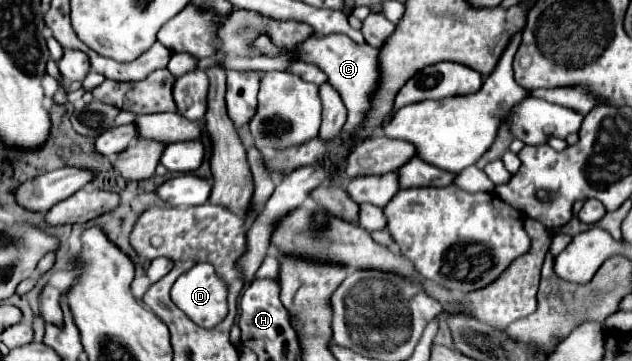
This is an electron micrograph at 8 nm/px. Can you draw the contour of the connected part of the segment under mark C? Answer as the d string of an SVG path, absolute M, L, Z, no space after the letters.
M262 34L252 42L252 48L256 48L256 56L278 58L278 56L290 54L296 62L310 62L310 64L318 66L328 76L328 82L340 92L340 96L348 108L348 122L344 124L342 134L348 136L356 126L360 126L360 122L364 120L364 112L368 112L368 108L370 108L368 96L372 94L372 90L376 86L376 78L378 78L378 70L376 70L378 48L372 48L368 44L356 44L344 34L328 34L328 36L312 34L304 42L296 44L294 48L276 46L270 36Z

